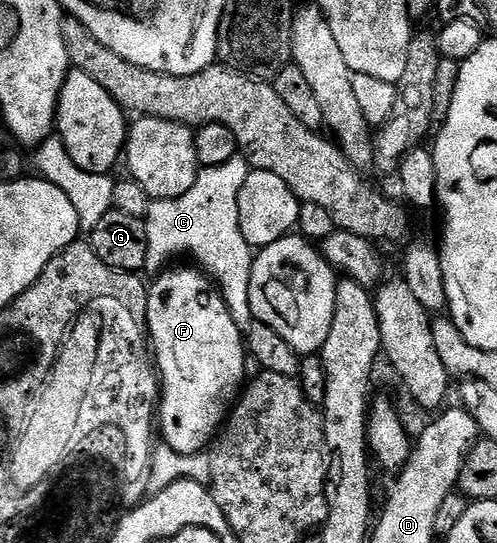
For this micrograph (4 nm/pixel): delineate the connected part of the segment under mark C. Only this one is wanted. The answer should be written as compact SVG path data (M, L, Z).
M240 155L220 167L201 168L196 183L184 195L176 199L151 200L144 218L149 245L145 270L156 275L163 272L172 259L184 254L192 257L194 263L215 281L232 321L243 333L253 321L250 297L255 254L242 236L238 197L249 172L250 166Z

